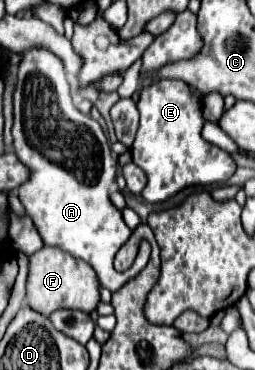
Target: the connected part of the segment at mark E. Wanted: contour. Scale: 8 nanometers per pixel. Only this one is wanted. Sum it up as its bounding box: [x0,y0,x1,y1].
[130,79,236,203]

